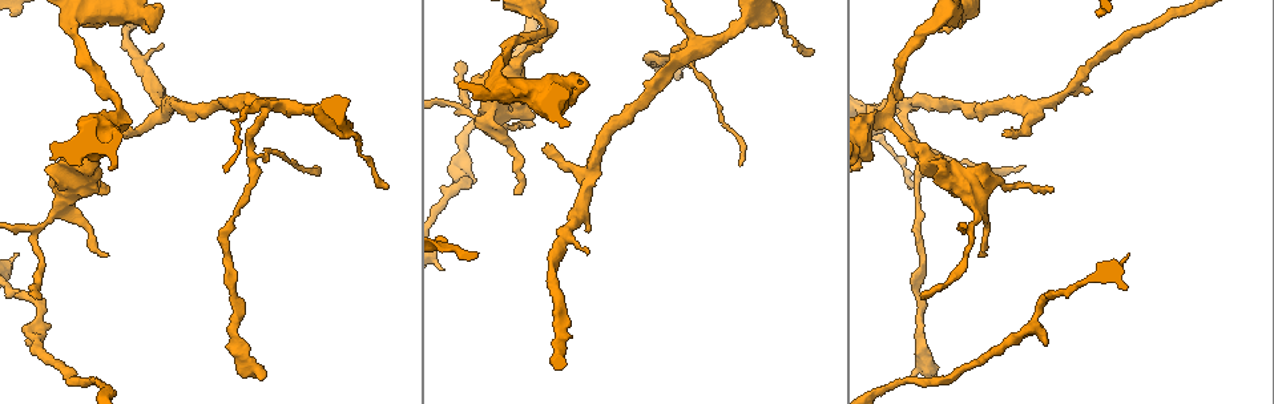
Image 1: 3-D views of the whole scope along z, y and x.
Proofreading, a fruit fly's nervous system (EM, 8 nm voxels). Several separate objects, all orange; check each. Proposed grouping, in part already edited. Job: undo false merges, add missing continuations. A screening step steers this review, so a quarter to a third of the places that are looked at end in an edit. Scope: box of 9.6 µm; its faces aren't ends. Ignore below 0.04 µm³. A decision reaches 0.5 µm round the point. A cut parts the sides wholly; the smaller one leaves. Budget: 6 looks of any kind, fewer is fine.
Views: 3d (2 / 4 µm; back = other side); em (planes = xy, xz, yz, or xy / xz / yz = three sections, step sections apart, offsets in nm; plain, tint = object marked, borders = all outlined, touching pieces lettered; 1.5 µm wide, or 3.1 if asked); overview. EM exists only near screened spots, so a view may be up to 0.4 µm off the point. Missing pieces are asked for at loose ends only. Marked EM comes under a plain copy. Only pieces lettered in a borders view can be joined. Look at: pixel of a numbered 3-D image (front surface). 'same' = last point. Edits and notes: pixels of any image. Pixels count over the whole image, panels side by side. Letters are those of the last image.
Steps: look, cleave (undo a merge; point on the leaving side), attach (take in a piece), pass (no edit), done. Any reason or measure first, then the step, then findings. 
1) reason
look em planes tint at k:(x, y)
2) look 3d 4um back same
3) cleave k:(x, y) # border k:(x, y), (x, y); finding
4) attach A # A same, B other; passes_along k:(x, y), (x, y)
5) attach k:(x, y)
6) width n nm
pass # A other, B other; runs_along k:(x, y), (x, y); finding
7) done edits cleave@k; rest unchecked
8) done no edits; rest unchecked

stops while still wide
look em 3.1um planes borders at 1:(872, 156)

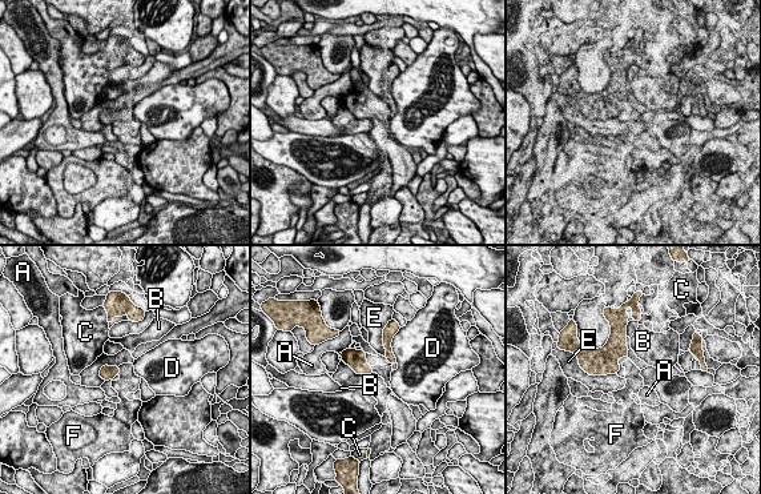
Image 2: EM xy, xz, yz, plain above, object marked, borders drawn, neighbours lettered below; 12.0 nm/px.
pass # A other, B other, C other, D other, E other, F other; border 2:(117, 366), (119, 374); none of them fits

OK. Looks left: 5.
tapers out
look 3d 4um back at 1:(534, 125)

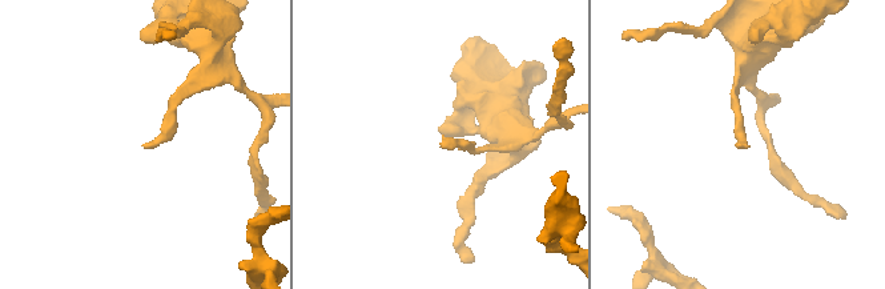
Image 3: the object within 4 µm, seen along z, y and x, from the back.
look em planes borders at 3:(144, 147)

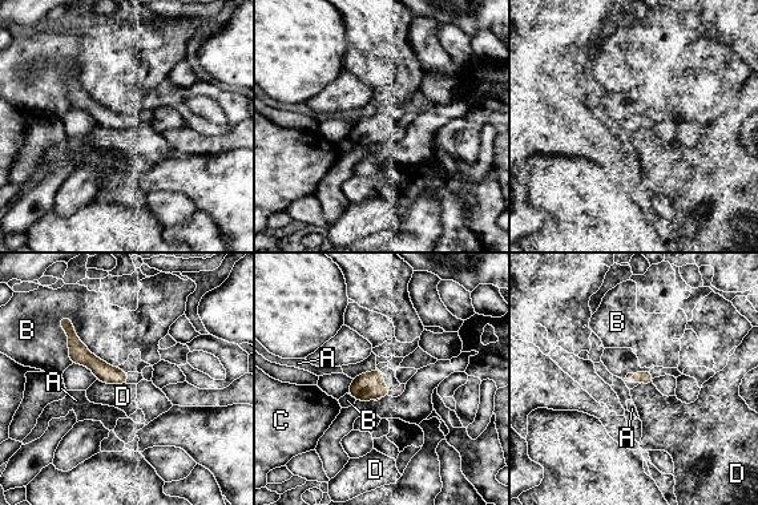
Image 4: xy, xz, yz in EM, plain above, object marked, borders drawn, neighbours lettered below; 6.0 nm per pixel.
longest_contact B 460 nm
pass # A other, B other, C other, D other; runs_along 4:(67, 328), (96, 366), (124, 379); no lettered piece goes on from it

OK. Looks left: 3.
free end
look 3d 2um at 1:(163, 91)

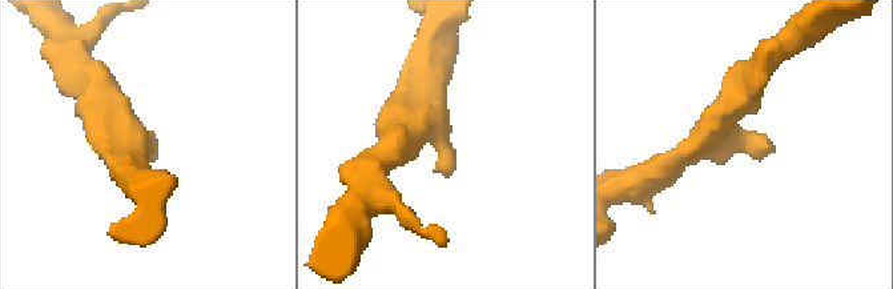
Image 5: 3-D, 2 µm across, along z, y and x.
need the tissue
look em xz step 4 tint at 5:(773, 148)

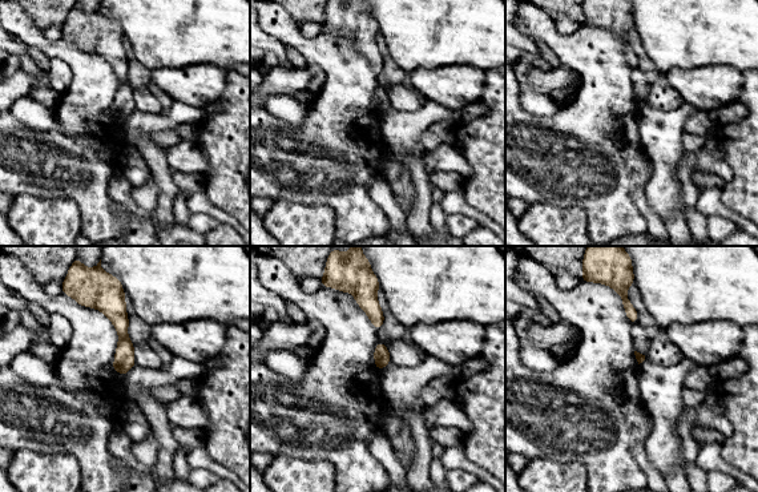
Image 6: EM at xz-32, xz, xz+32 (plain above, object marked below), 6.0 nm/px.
another direction
look em planes borders same

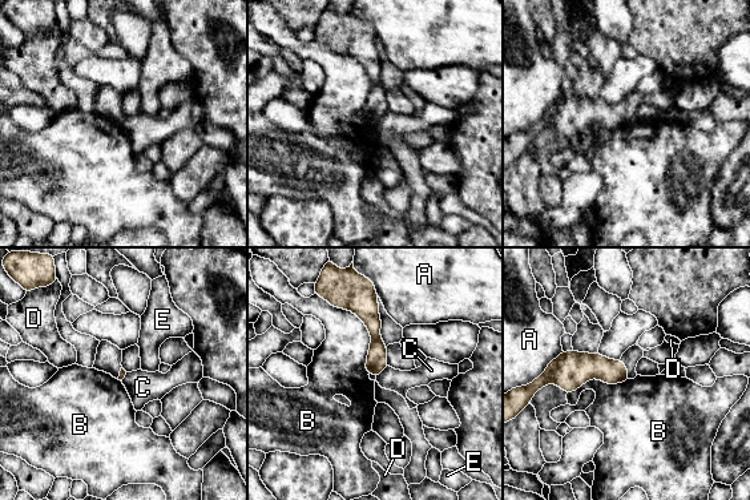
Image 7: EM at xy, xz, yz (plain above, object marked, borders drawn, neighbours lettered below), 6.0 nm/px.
longest_contact B 550 nm
pass # A other, B other, C other, D other, E other; border 7:(388, 366), (376, 378); none of them fits

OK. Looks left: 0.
done no edits; rest unchecked

